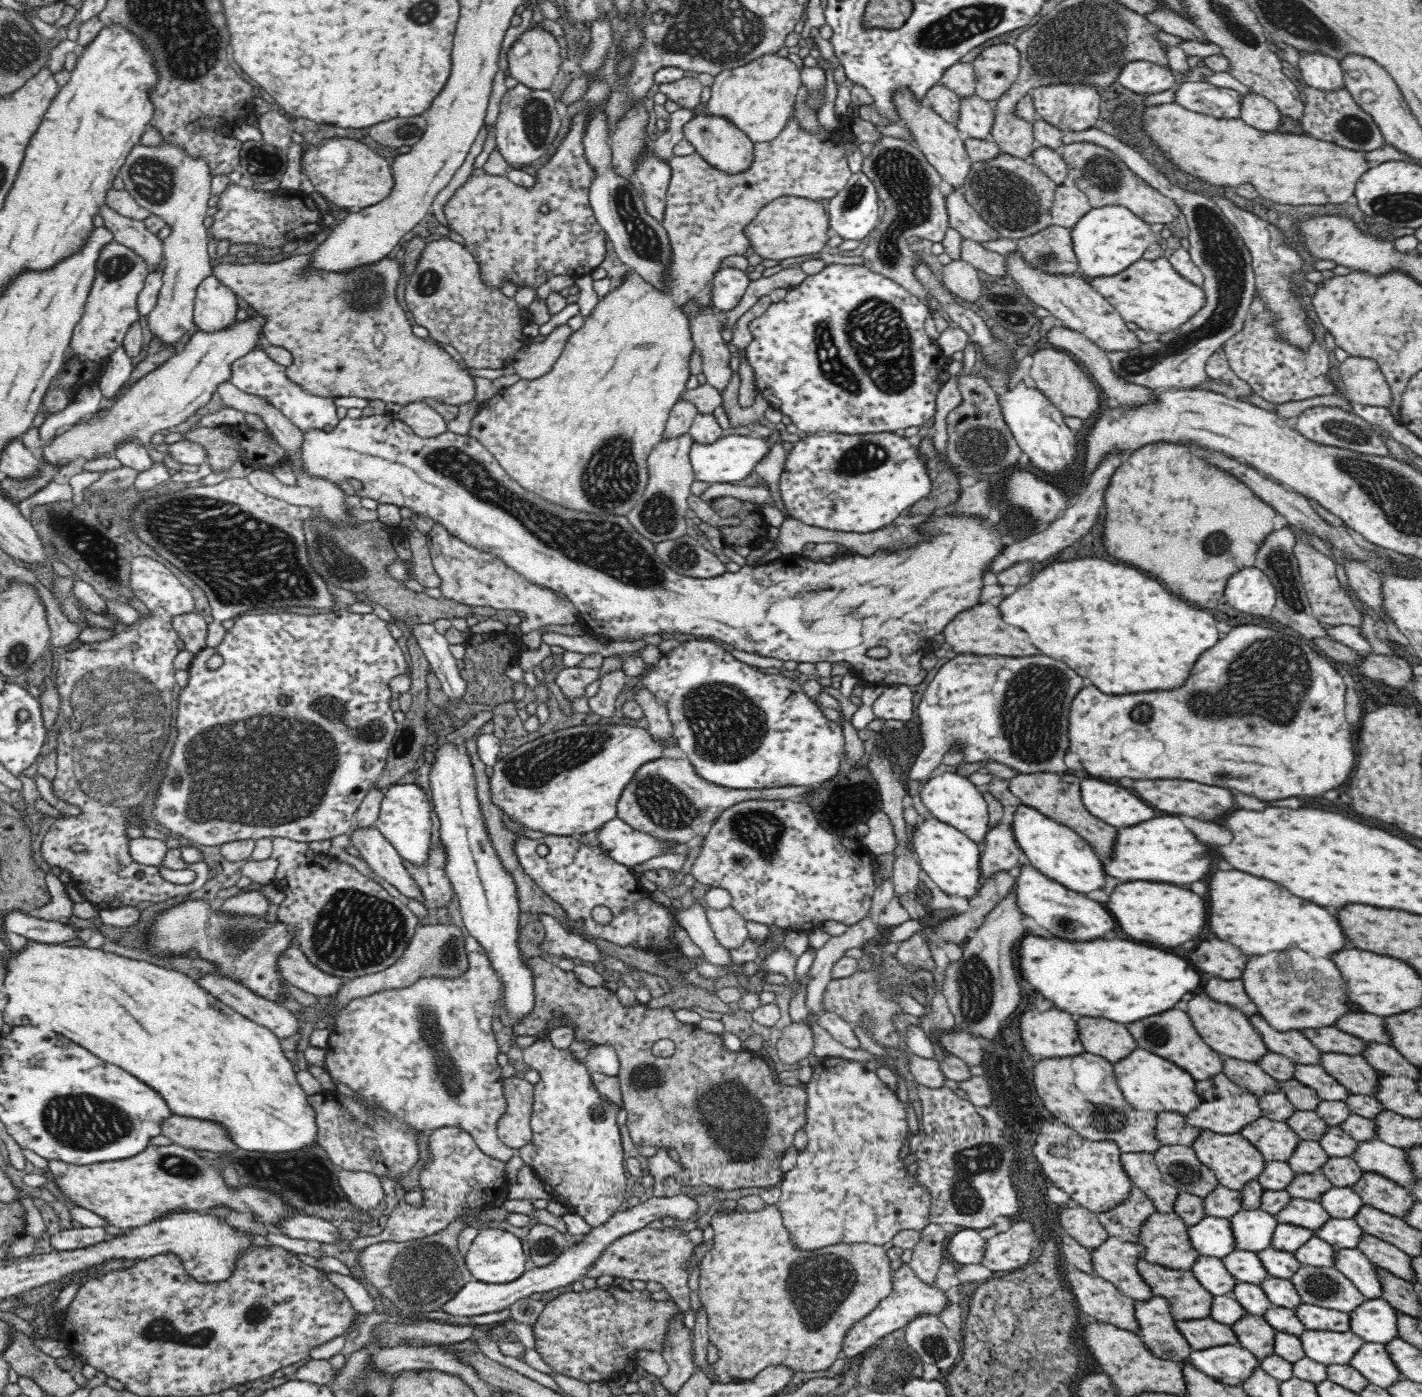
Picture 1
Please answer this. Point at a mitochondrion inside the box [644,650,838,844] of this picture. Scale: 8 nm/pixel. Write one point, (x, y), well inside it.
(727, 726)

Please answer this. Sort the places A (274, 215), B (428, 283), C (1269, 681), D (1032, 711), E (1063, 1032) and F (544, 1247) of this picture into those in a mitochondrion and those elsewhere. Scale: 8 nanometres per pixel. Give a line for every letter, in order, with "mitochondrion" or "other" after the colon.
A: other
B: mitochondrion
C: mitochondrion
D: mitochondrion
E: other
F: mitochondrion

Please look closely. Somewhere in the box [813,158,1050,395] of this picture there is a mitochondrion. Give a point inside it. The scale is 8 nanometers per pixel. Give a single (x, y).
(1012, 201)

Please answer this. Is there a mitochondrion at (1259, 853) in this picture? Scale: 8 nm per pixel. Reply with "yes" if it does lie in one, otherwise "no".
no

